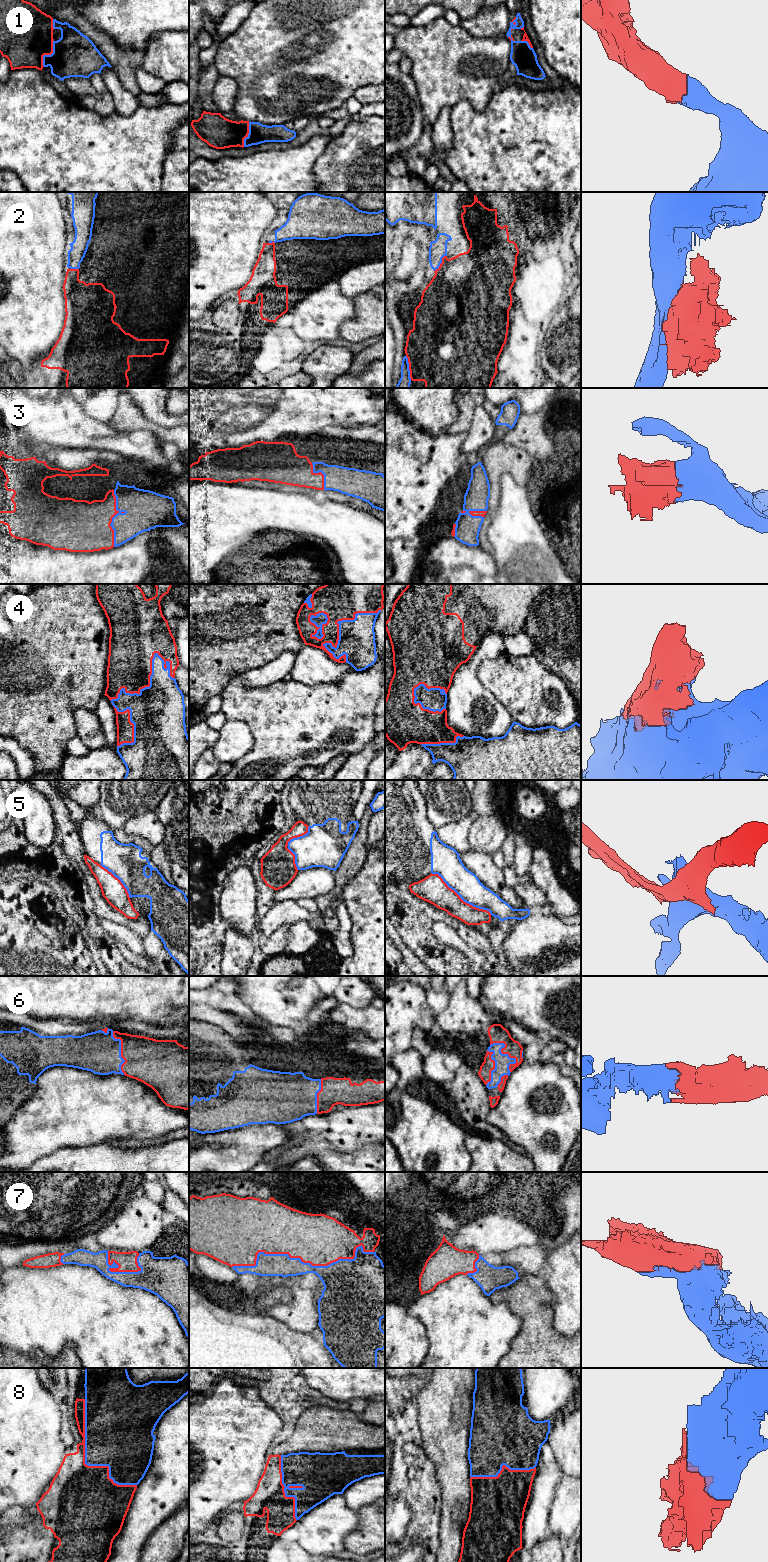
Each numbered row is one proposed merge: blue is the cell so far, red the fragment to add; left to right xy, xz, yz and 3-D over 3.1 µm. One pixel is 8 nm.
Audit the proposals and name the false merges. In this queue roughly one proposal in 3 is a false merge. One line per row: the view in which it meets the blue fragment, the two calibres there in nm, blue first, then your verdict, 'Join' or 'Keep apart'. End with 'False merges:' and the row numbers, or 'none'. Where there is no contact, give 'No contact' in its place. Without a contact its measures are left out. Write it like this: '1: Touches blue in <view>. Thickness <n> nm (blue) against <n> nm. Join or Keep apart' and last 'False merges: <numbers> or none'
1: Touches blue in xy. Thickness 360 nm (blue) against 440 nm. Join
2: Touches blue in yz. Thickness 110 nm (blue) against 460 nm. Keep apart
3: Touches blue in xy. Thickness 280 nm (blue) against 420 nm. Join
4: Touches blue in xy. Thickness 440 nm (blue) against 360 nm. Join
5: Touches blue in yz. Thickness 220 nm (blue) against 220 nm. Keep apart
6: Touches blue in yz. Thickness 130 nm (blue) against 150 nm. Join
7: Touches blue in xz. Thickness 180 nm (blue) against 420 nm. Join
8: Touches blue in xy. Thickness 400 nm (blue) against 440 nm. Join
False merges: 2, 5

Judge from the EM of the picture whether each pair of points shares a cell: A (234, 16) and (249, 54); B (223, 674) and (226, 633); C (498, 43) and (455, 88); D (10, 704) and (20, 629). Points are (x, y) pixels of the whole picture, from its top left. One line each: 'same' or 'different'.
A: different
B: same
C: same
D: same

